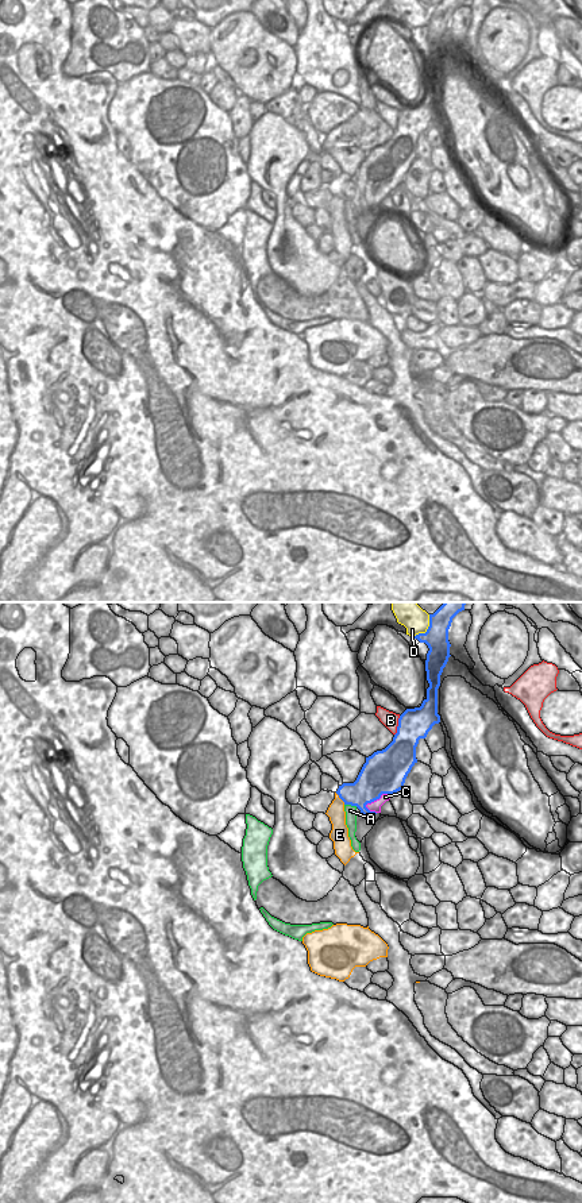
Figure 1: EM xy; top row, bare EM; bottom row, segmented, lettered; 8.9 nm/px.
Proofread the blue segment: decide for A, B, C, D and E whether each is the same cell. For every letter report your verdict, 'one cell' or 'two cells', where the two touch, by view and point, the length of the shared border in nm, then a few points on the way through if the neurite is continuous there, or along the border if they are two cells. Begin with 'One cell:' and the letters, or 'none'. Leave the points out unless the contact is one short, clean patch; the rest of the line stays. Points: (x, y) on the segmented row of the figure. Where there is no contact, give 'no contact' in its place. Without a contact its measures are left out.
One cell: none
A: two cells | xy (351, 805) | 120 nm | along xy (345, 804), (357, 806)
B: two cells | xy (399, 725) | 190 nm
C: two cells | xy (378, 798) | 280 nm | along xy (392, 793), (384, 793), (365, 806)
D: two cells | xy (427, 629) | 260 nm | along xy (430, 615), (428, 628), (413, 636)
E: two cells | xy (339, 797) | 140 nm | along xy (335, 793), (345, 804)

